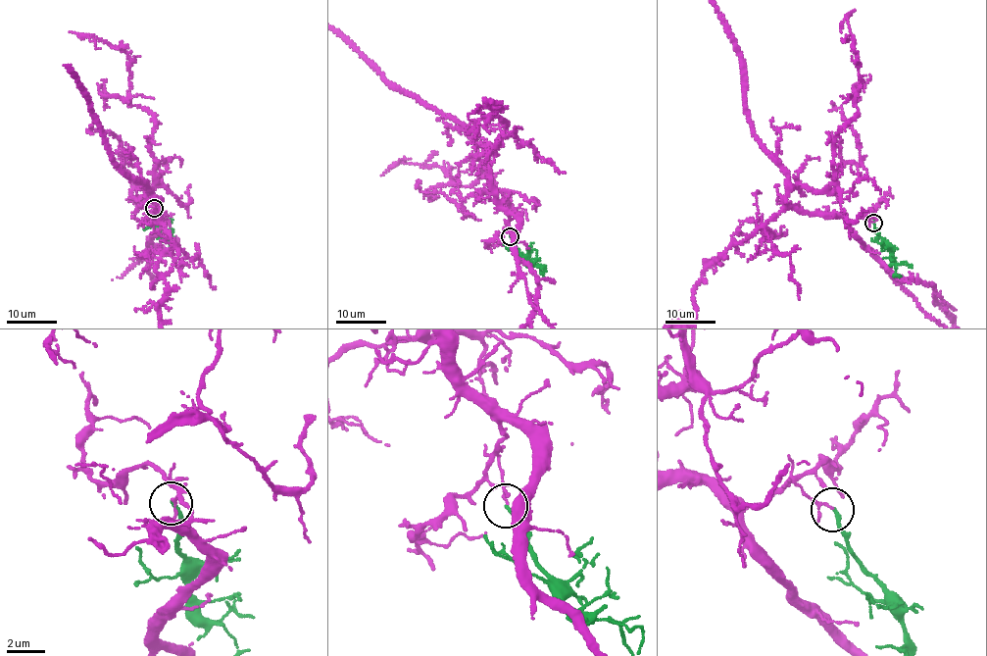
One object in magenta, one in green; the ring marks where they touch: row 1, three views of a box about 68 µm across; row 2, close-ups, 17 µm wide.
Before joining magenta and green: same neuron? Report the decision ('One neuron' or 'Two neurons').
Two neurons

